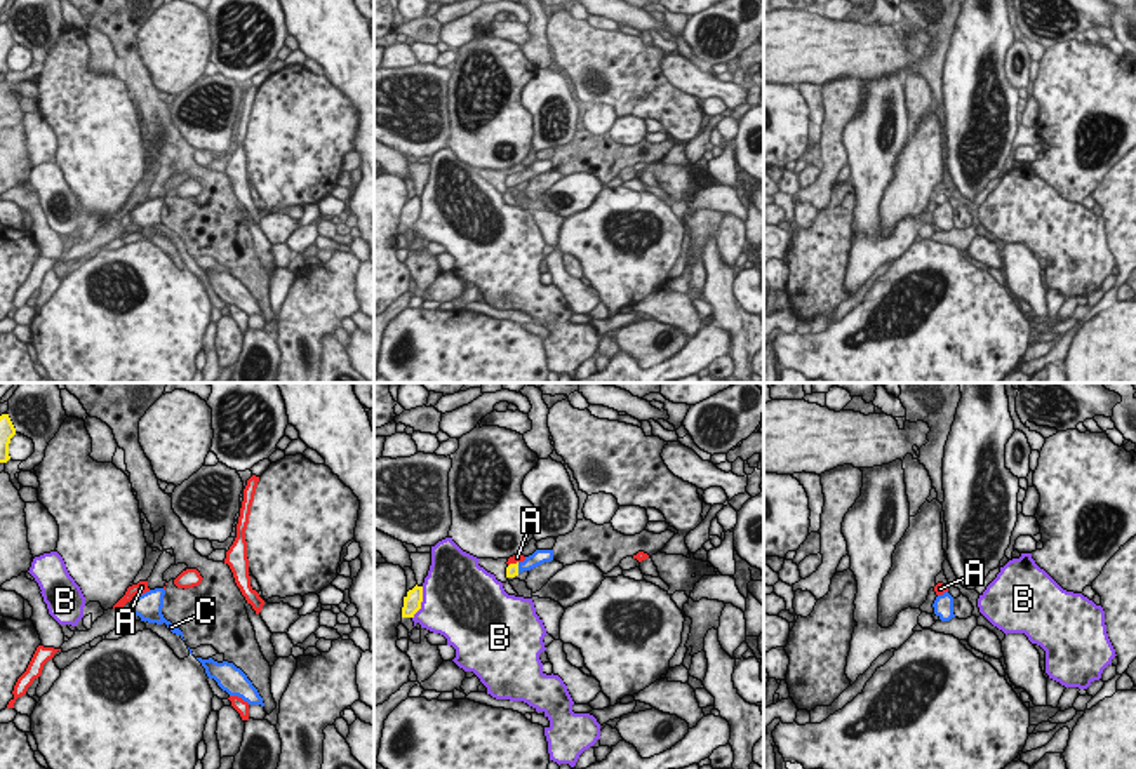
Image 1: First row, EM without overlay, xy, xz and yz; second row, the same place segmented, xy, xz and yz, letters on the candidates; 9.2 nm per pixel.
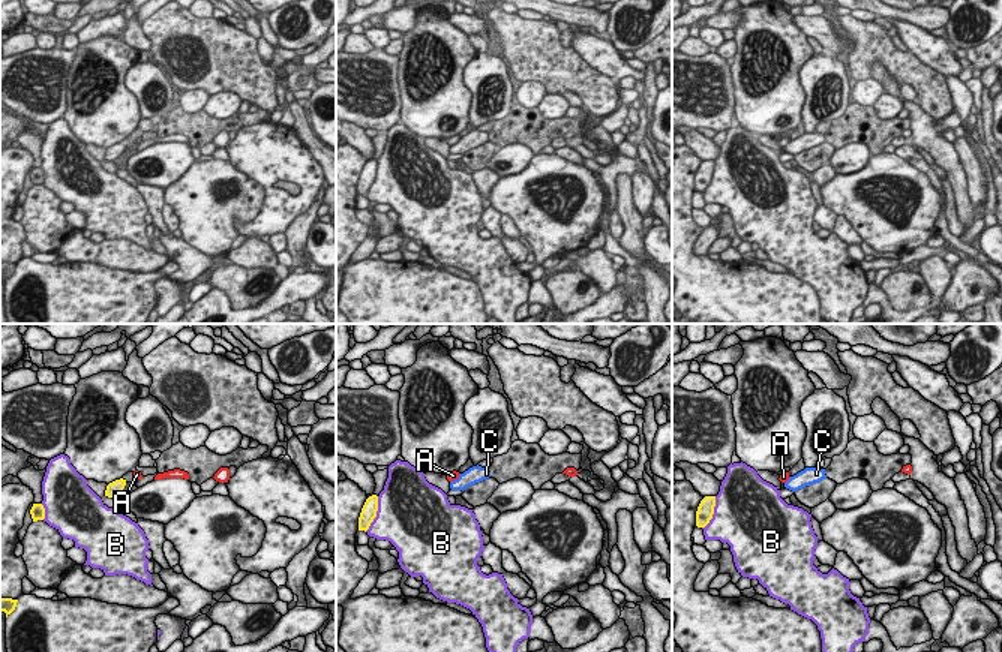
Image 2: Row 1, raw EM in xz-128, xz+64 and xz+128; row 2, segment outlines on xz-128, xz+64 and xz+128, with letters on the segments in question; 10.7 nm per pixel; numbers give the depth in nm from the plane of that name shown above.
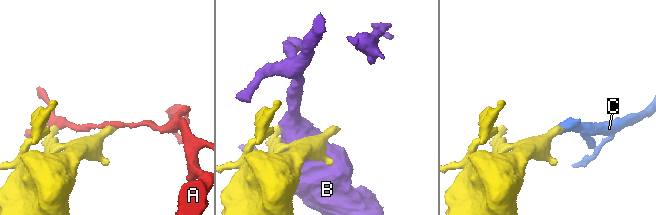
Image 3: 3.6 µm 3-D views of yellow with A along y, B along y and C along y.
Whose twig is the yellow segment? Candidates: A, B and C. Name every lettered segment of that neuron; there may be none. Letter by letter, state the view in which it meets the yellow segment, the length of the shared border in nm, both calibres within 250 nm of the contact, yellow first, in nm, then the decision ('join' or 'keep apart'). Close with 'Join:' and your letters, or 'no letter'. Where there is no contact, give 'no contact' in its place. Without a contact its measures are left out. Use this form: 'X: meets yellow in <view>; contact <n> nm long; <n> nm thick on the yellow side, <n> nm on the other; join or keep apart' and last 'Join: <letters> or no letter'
A: meets yellow in xz; contact 110 nm long; 120 nm thick on the yellow side, 70 nm on the other; keep apart
B: meets yellow in xz; contact 320 nm long; 160 nm thick on the yellow side, 500 nm on the other; keep apart
C: meets yellow in xz; contact 110 nm long; 120 nm thick on the yellow side, 140 nm on the other; join
Join: C

